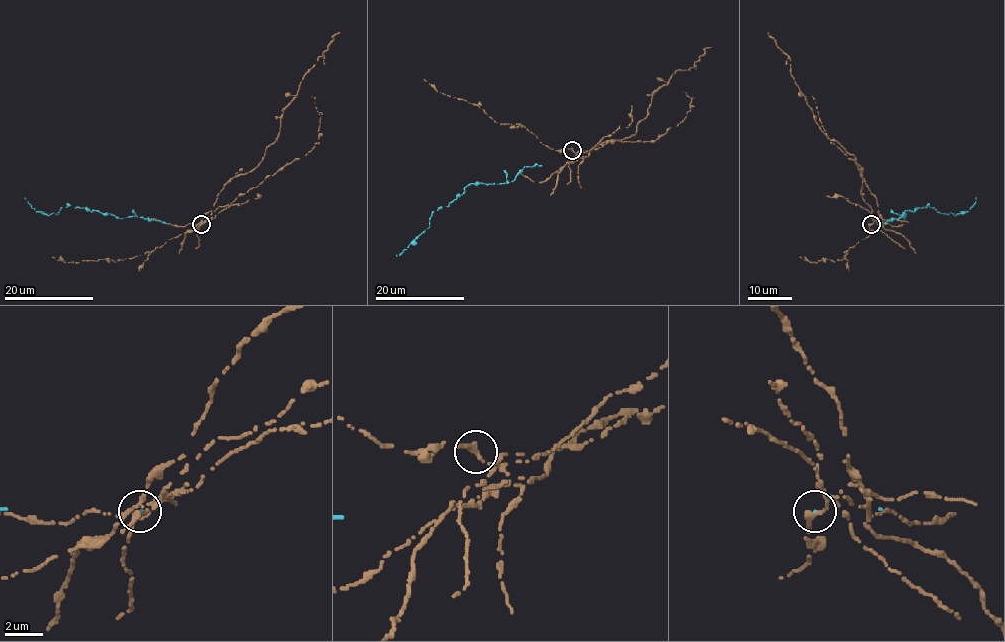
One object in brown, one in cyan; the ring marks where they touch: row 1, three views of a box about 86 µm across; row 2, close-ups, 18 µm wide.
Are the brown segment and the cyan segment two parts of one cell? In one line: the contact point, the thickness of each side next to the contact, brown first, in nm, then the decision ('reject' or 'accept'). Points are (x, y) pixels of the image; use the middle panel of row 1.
(572, 150) | 300/70 nm | reject

